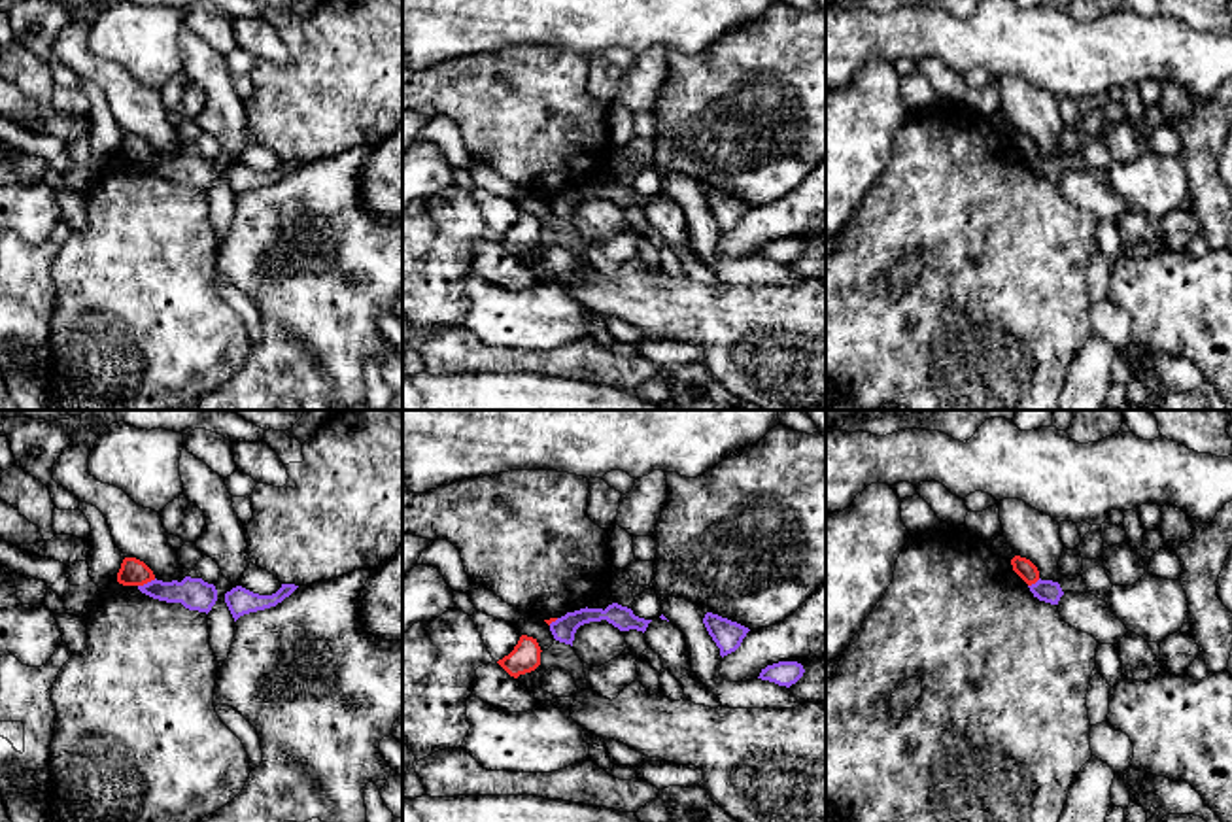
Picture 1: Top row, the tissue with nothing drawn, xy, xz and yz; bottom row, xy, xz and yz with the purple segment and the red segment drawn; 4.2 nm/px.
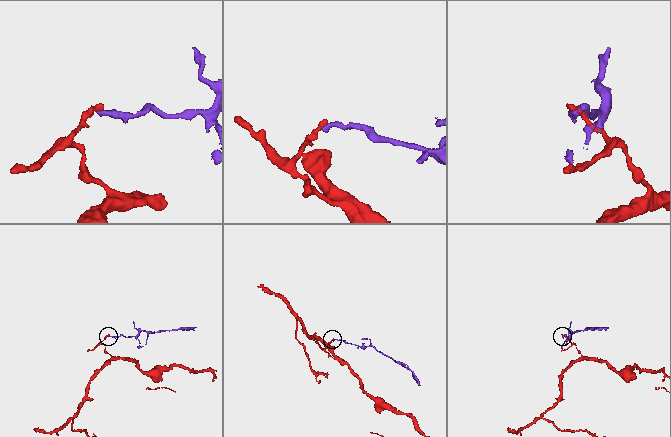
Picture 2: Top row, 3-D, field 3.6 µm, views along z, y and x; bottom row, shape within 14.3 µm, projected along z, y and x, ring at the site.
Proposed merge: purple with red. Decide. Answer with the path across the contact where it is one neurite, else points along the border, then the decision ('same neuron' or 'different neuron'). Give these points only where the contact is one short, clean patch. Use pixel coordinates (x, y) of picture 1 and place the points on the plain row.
along xy (155, 155), (138, 163) | different neuron

